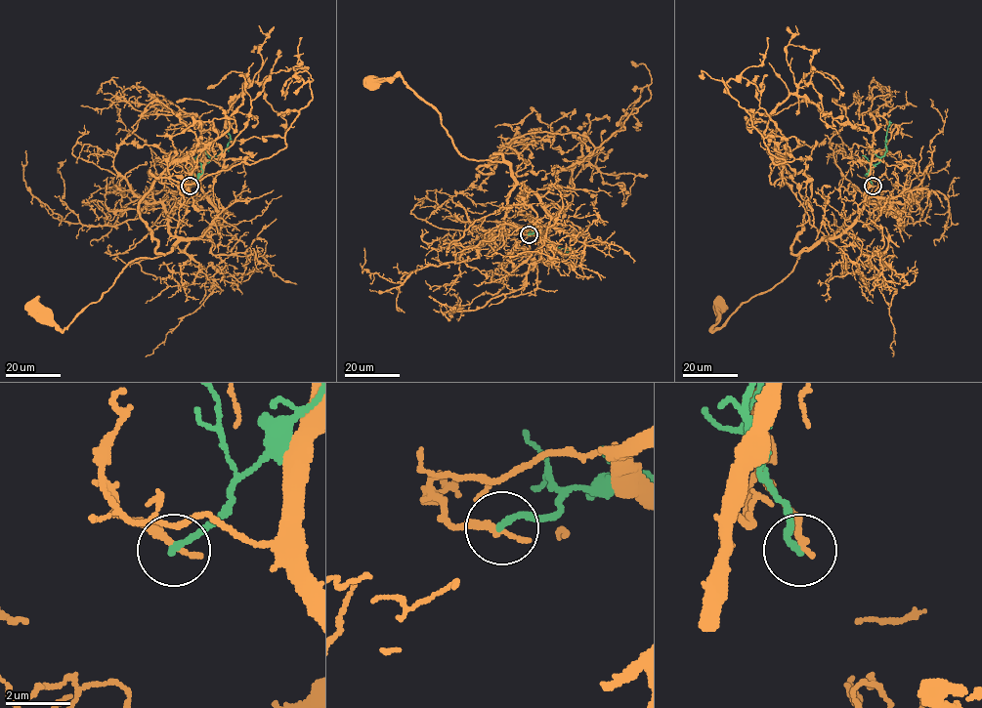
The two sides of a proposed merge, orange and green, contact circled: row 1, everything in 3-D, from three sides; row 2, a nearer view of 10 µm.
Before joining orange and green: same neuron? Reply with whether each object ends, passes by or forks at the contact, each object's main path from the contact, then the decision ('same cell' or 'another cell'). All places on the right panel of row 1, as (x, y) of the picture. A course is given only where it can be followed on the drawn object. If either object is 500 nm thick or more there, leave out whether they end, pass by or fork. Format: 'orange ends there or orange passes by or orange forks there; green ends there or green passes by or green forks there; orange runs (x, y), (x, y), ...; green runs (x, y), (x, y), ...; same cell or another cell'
orange ends there; green ends there; orange runs (873, 186), (869, 180), (860, 213), (839, 235), (803, 250), (789, 273), (743, 304), (713, 330), (720, 309); green runs (873, 186), (868, 173), (870, 166), (876, 164), (884, 154), (885, 136), (891, 122); another cell

